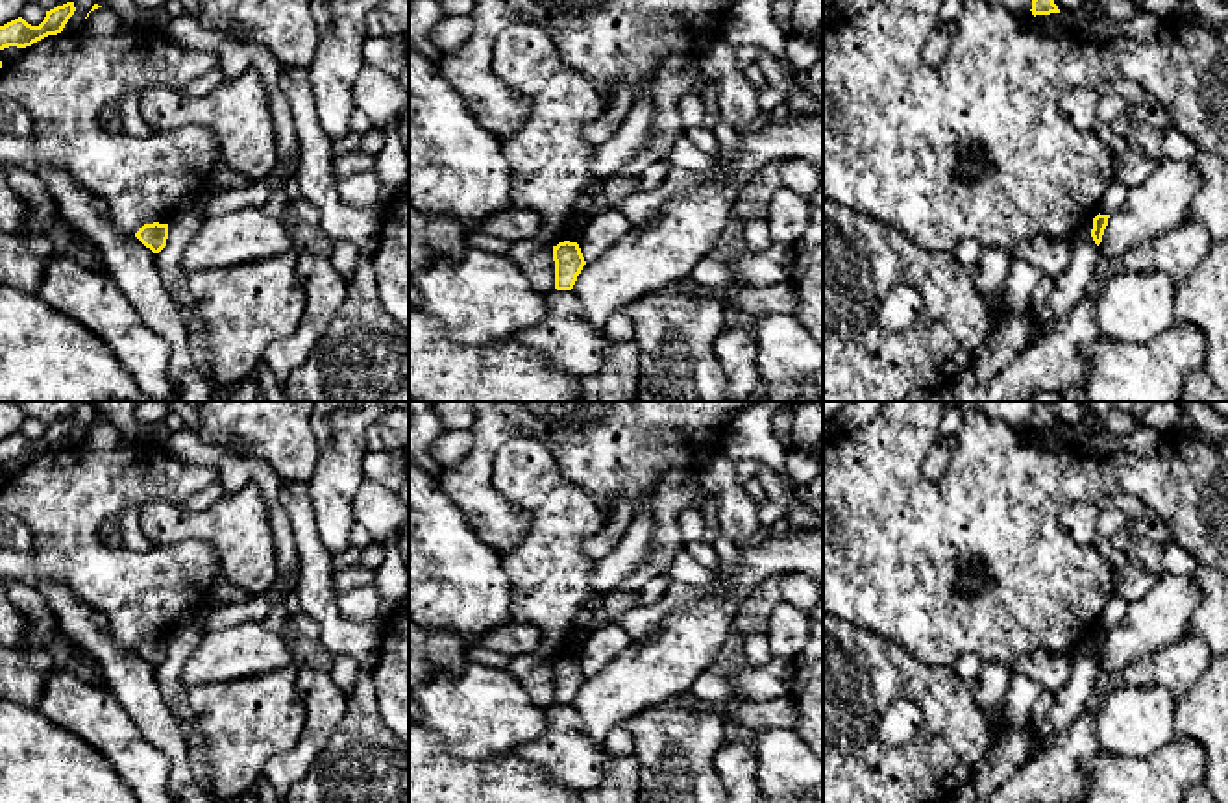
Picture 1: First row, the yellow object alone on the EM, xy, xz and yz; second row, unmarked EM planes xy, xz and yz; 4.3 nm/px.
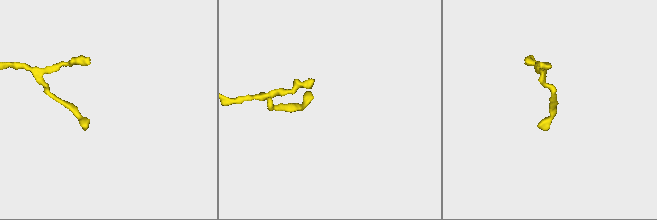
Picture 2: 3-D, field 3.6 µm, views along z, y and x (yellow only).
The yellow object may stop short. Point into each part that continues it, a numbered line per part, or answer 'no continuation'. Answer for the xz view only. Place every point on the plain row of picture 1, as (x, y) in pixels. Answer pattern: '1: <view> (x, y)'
no continuation

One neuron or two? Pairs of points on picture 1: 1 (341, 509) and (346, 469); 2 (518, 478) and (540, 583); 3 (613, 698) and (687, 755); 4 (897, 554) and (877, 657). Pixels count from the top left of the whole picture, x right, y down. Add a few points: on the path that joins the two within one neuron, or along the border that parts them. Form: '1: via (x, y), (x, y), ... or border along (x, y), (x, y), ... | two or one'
1: via (335, 500), (337, 478) | one
2: via (540, 504), (540, 557) | one
3: border along (670, 698), (635, 713), (626, 722) | two
4: border along (842, 618), (901, 644), (918, 661) | two

